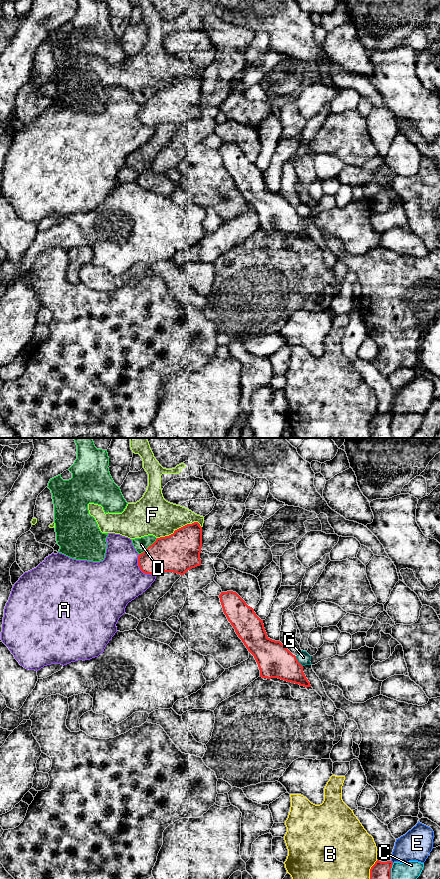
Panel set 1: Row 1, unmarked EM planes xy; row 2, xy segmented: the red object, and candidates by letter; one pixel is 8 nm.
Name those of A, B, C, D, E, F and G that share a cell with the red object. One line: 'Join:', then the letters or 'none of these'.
Join: none of these

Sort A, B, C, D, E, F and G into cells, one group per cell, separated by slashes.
A / B / C / D / E / F / G

